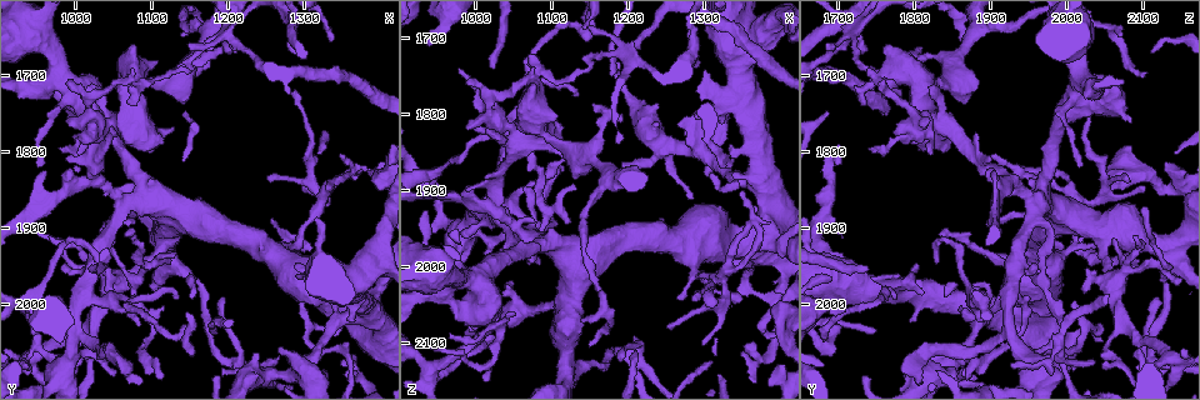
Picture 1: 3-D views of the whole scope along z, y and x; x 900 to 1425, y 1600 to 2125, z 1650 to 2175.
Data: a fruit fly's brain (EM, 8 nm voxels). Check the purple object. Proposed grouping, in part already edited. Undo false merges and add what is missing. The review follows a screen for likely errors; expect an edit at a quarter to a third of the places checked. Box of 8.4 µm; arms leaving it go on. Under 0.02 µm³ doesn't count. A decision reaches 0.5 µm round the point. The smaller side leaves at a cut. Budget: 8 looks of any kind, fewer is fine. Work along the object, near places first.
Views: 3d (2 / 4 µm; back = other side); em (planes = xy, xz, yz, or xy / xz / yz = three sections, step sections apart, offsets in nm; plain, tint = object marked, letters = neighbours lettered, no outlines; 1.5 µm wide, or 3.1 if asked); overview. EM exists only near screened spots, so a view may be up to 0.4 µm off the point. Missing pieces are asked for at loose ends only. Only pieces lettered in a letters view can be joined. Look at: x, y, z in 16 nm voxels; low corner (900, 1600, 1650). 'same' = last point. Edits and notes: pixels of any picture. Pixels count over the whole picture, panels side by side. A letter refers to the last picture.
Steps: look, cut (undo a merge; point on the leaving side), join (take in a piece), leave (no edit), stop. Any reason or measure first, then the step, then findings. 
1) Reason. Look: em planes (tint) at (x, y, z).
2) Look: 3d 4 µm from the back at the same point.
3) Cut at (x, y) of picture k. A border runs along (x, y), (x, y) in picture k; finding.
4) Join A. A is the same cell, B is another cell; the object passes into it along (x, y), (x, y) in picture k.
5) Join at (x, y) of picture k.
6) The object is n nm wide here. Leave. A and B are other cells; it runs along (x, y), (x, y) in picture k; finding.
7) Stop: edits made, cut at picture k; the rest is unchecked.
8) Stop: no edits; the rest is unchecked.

Free end. Look: em planes (letters) at (1300, 2095, 1880).

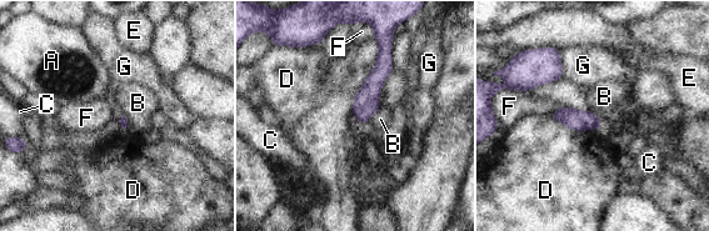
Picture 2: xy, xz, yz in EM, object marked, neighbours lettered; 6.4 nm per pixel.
The longest contact is with D, 400 nm. Leave. A, B, C, D, E, F and G are other cells; a border runs along (355, 94), (351, 114) in picture 2; none of them fits.

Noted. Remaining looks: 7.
Sharp bend. Look: em xy step 8 (tint) at (1100, 2025, 1950).

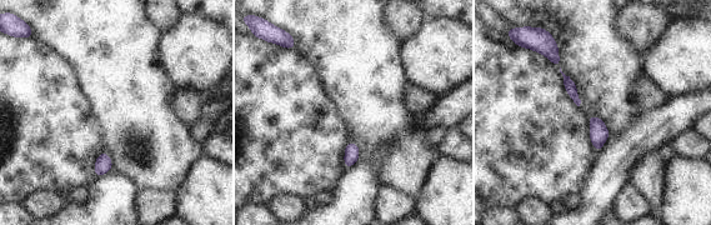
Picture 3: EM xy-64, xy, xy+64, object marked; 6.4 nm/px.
Look: em planes (letters) at the same point.

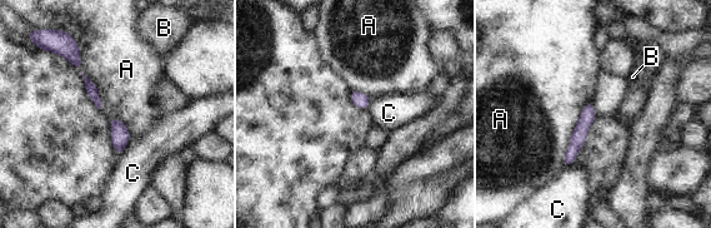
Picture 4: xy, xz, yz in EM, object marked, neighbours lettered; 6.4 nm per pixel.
The object is 90 nm wide here. Leave. A, B and C are other cells; one cell here.

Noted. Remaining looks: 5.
Thin end. Look: 3d 4 µm at (945, 1815, 2015).

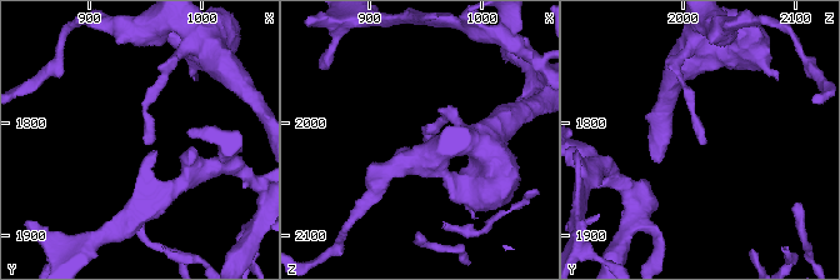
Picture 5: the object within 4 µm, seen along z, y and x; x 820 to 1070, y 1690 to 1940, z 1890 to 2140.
Look: em planes (letters) at (948, 1818, 2016).

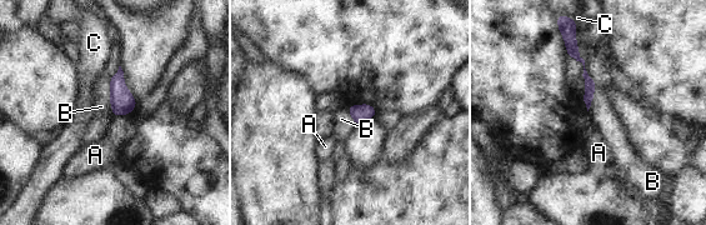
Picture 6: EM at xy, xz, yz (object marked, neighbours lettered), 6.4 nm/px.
Leave. A, B and C are other cells; it runs along (571, 40), (589, 81), (587, 101) in picture 6; none of them fits.

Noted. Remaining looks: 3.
Look: em planes (plain) at (1155, 1685, 1785).

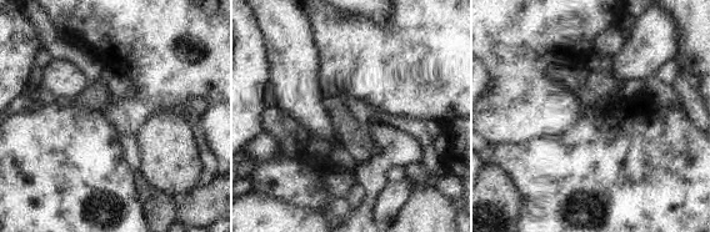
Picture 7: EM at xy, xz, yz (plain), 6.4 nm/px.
Look: em planes (letters) at the same point.

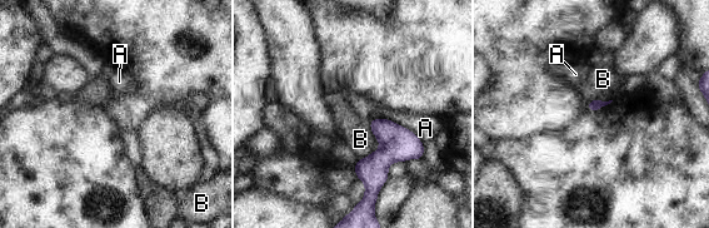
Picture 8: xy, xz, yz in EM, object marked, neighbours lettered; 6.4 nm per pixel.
Leave. A and B are other cells; a border runs along (378, 148), (358, 159) in picture 8; none of them fits.

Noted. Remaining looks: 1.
Stop: no edits; the rest is unchecked.

